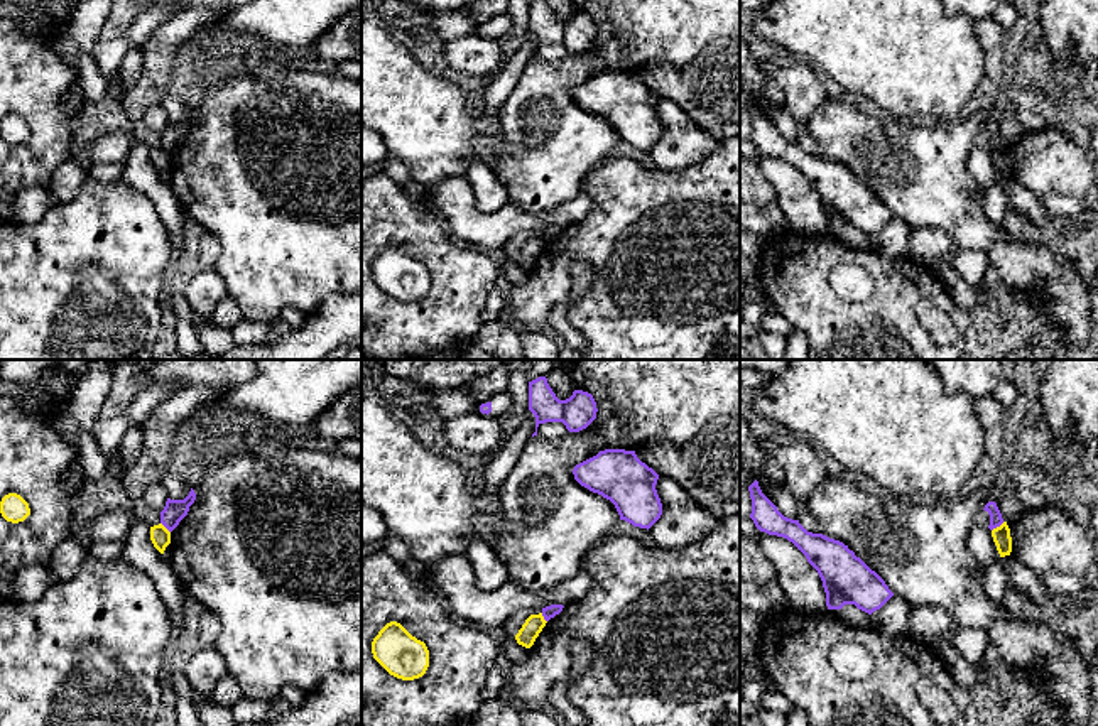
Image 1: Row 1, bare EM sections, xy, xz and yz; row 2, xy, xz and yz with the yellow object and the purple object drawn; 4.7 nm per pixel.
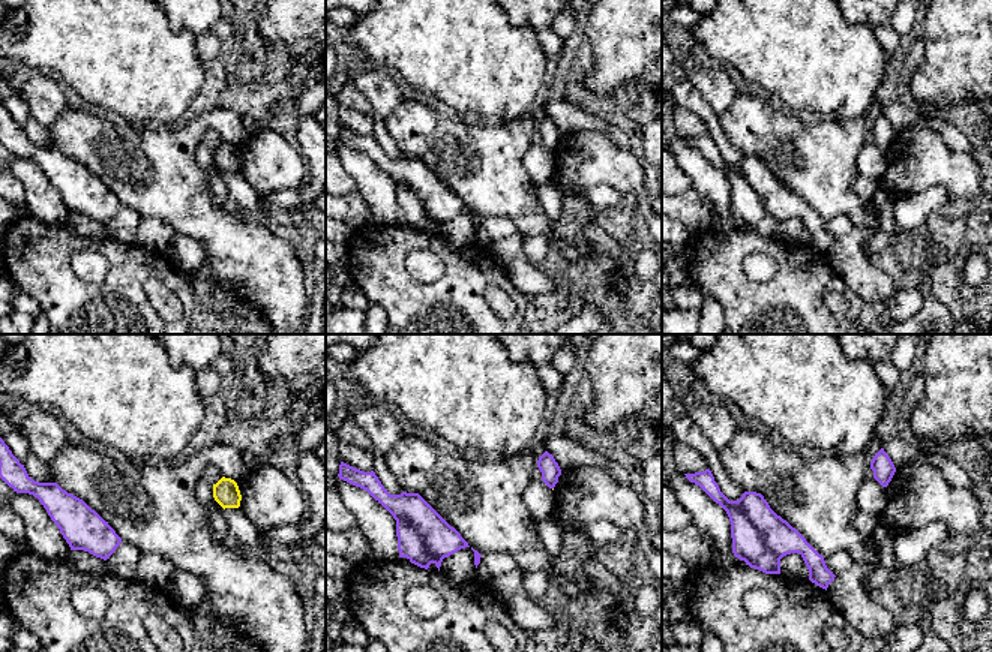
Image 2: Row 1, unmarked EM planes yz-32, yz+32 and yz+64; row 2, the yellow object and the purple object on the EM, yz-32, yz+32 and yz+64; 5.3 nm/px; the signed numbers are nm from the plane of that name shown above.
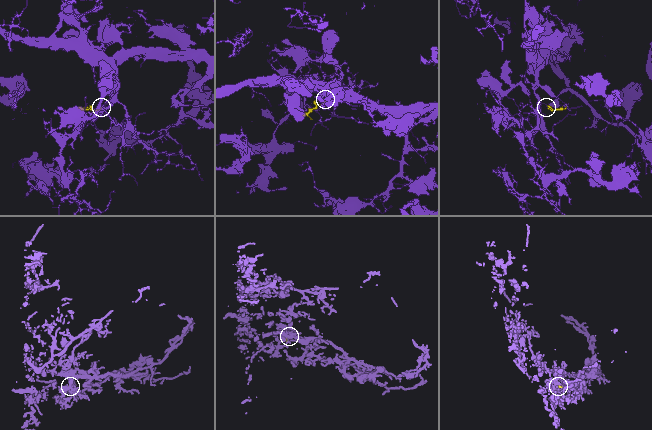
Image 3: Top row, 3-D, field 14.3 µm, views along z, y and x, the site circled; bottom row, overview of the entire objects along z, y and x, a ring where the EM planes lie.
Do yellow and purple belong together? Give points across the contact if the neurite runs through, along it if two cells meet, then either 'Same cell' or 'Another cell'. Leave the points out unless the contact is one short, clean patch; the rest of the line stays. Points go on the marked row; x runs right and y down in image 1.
Boundary: yz (1004, 522), (992, 530). Another cell

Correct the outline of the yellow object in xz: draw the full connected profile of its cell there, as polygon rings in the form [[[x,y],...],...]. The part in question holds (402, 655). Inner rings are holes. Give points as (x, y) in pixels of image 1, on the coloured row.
[[[387,623],[372,642],[373,658],[394,677],[414,680],[429,667],[429,650],[400,623]]]

